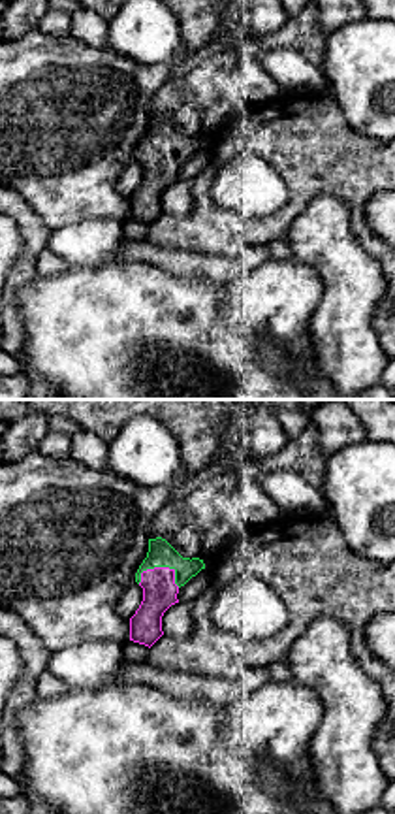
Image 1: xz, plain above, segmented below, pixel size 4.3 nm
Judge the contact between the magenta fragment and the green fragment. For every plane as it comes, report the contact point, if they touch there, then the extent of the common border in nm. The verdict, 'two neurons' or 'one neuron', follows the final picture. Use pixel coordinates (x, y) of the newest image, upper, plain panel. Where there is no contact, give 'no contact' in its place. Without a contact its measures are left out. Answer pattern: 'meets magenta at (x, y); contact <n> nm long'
meets magenta at (160, 146); contact 190 nm long

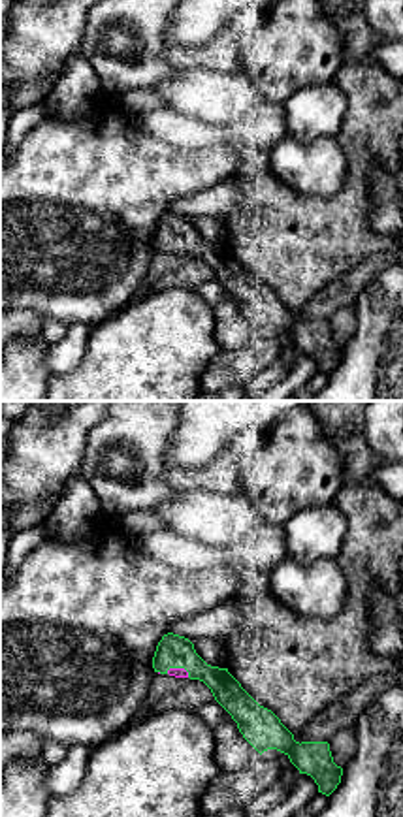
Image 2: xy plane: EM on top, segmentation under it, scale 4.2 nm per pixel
meets magenta at (179, 247); contact 110 nm long

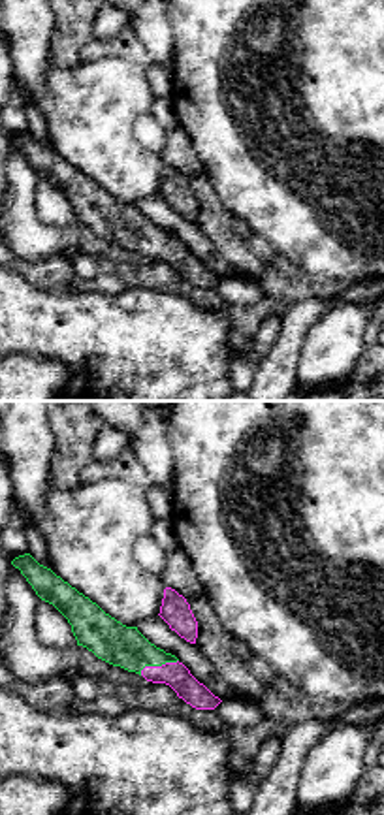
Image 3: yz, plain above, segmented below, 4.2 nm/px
meets magenta at (157, 245); contact 180 nm long

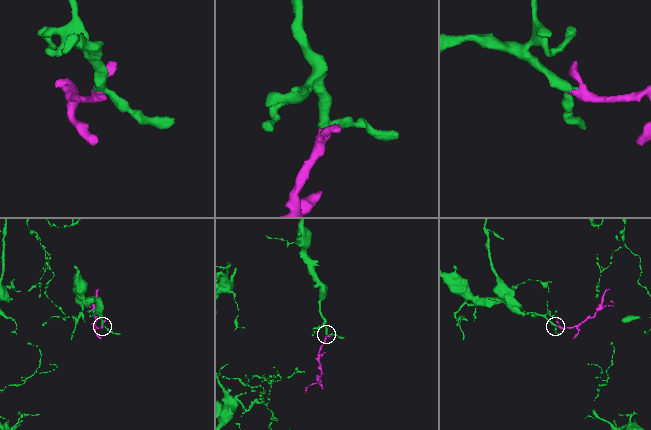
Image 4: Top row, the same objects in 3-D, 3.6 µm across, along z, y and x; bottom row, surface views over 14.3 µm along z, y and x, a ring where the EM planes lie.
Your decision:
one neuron

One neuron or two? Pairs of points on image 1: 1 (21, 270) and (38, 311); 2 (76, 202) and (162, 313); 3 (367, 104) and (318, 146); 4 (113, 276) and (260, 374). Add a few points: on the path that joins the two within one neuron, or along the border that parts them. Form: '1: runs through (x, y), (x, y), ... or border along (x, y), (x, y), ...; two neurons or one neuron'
1: border along (36, 274), (19, 287); two neurons
2: border along (121, 221), (83, 219), (51, 232); two neurons
3: border along (326, 93), (341, 108), (343, 117), (375, 142); two neurons
4: runs through (149, 311), (185, 347), (196, 347), (224, 368); one neuron

